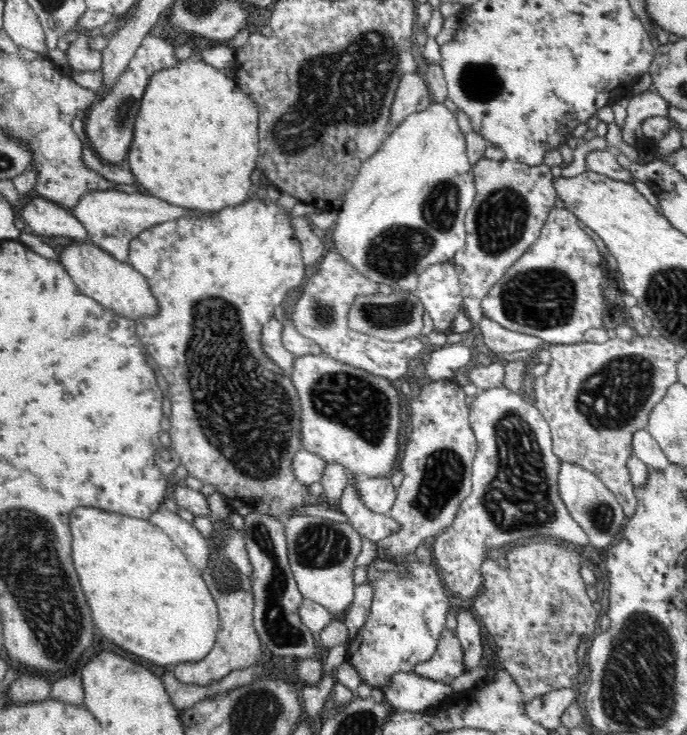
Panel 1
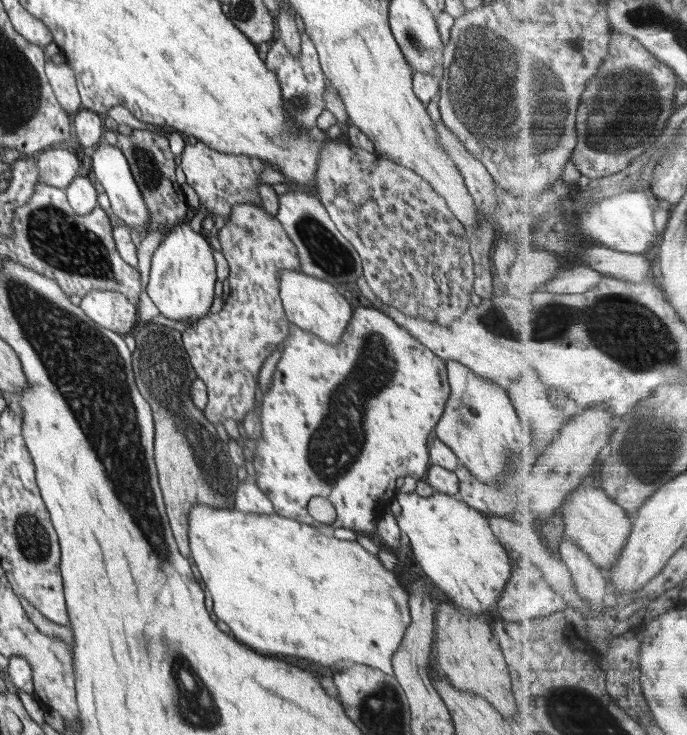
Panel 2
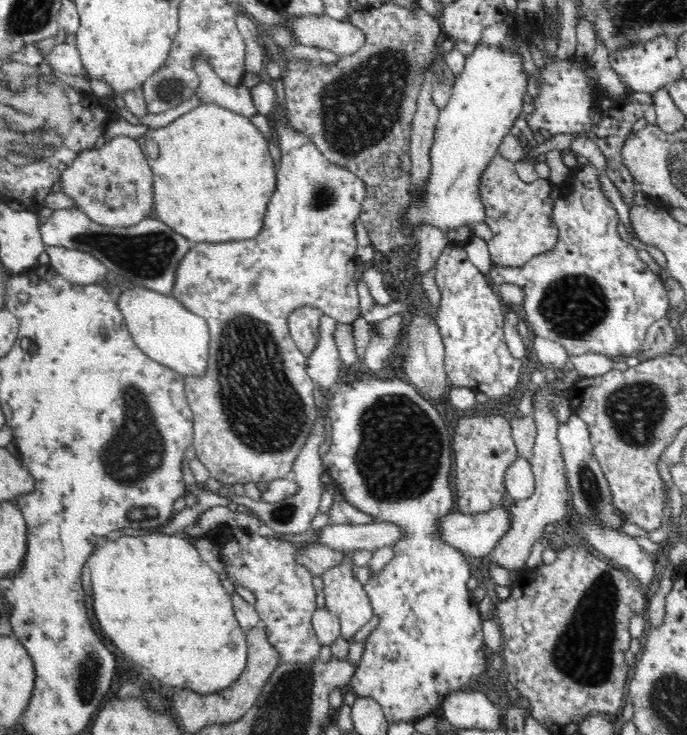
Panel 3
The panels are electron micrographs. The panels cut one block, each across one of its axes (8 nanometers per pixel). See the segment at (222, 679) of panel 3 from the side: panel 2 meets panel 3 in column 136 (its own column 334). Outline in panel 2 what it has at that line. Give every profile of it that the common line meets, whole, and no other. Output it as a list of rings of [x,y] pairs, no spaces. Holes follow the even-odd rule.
[[[195,504],[188,516],[188,531],[192,560],[202,576],[204,586],[208,588],[212,602],[214,602],[214,614],[222,622],[230,626],[230,634],[240,643],[264,652],[264,654],[283,654],[296,656],[322,664],[322,666],[344,666],[349,663],[365,664],[377,668],[386,674],[392,675],[393,666],[391,658],[397,651],[399,644],[404,638],[406,628],[410,626],[411,614],[409,609],[409,591],[403,585],[398,573],[386,570],[380,562],[379,556],[364,549],[358,541],[340,540],[335,536],[326,536],[318,531],[318,528],[298,522],[297,520],[280,516],[275,512],[272,514],[254,514],[253,512],[242,512],[236,508],[210,508],[205,504]]]

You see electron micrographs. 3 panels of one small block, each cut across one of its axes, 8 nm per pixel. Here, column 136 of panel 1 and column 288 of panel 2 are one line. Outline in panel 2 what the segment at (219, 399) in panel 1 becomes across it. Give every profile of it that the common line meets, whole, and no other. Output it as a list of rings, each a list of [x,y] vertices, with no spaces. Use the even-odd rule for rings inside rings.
[[[248,203],[237,204],[231,210],[230,222],[218,234],[220,250],[229,264],[229,297],[219,312],[198,320],[194,326],[181,332],[182,344],[192,369],[197,374],[197,378],[203,380],[207,386],[208,399],[203,411],[206,418],[214,424],[223,423],[228,418],[242,422],[250,410],[254,411],[260,368],[283,340],[286,340],[291,325],[279,295],[280,272],[283,270],[301,271],[298,250],[274,215],[264,212],[262,207],[255,207]]]

